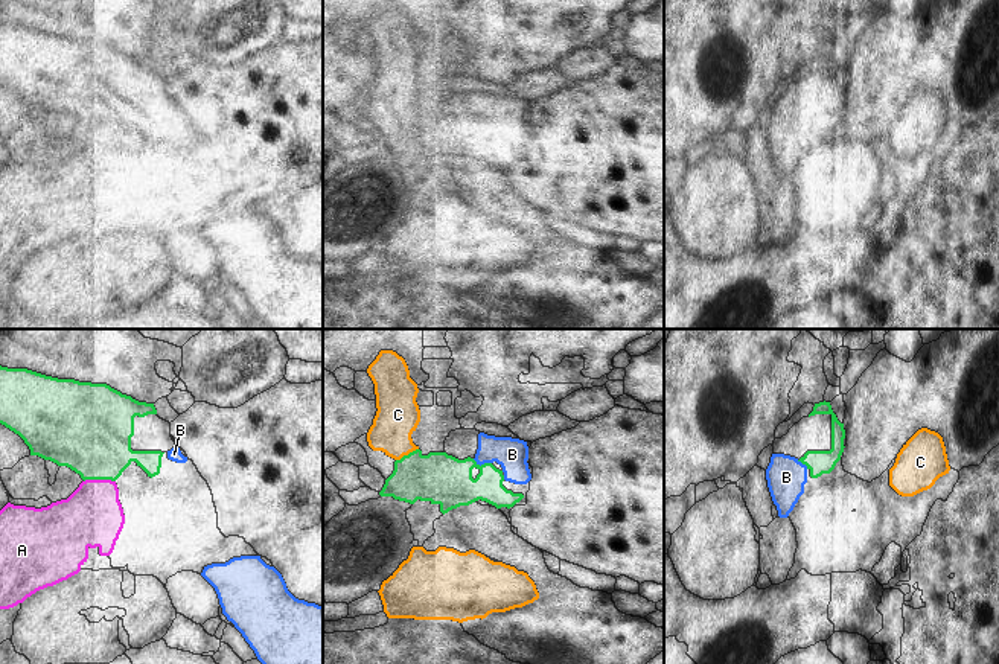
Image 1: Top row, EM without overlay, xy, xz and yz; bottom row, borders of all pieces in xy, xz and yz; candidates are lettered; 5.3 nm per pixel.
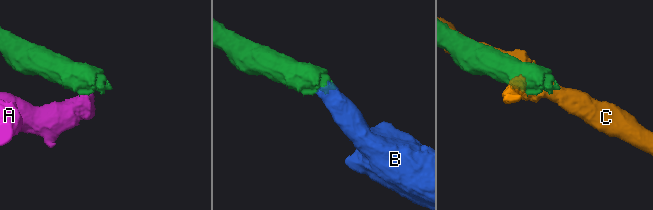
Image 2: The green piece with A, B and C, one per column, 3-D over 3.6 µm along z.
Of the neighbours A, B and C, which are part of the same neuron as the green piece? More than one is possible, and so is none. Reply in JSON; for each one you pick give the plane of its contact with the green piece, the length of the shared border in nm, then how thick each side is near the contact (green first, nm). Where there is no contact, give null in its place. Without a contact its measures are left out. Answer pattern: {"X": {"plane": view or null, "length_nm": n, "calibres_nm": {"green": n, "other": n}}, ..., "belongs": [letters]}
{"B": {"plane": "xz", "length_nm": 110, "calibres_nm": {"green": 260, "other": 170}}, "belongs": ["B"]}

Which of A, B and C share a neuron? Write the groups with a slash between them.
A / B / C

